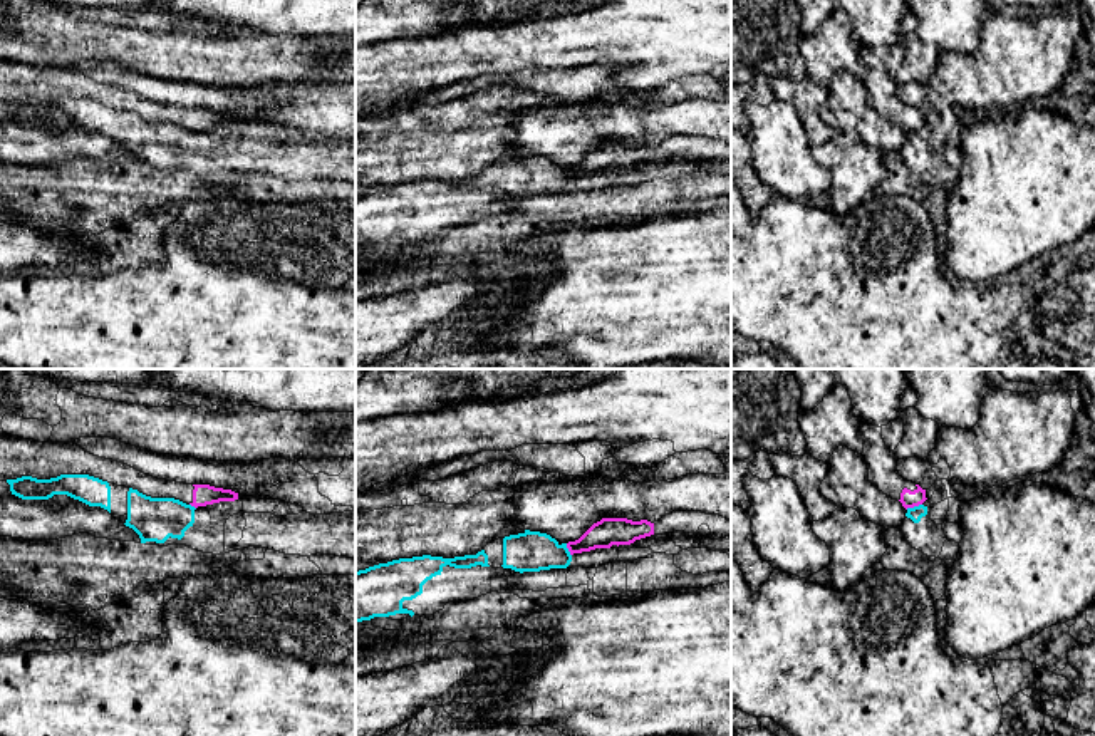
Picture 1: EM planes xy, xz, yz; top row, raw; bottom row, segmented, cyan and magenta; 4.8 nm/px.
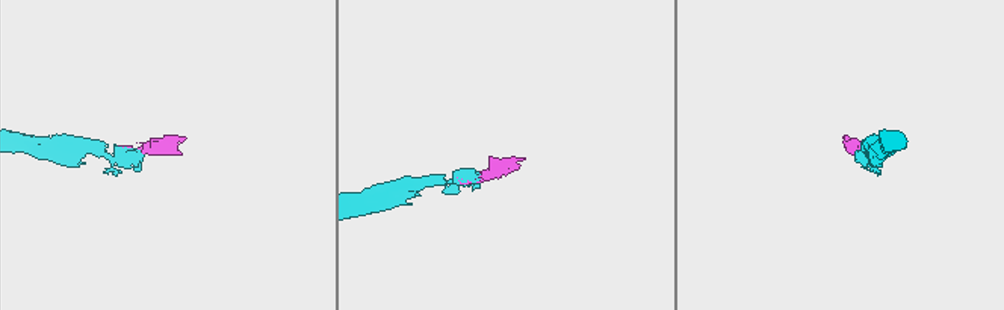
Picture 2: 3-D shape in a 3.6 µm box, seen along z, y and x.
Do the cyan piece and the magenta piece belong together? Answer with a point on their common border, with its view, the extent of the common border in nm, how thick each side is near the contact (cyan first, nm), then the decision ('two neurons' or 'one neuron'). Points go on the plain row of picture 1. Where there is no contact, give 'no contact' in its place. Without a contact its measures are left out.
meets cyan in yz at (914, 131); contact 80 nm long; 70 nm thick on the cyan side, 80 nm on the other; two neurons

